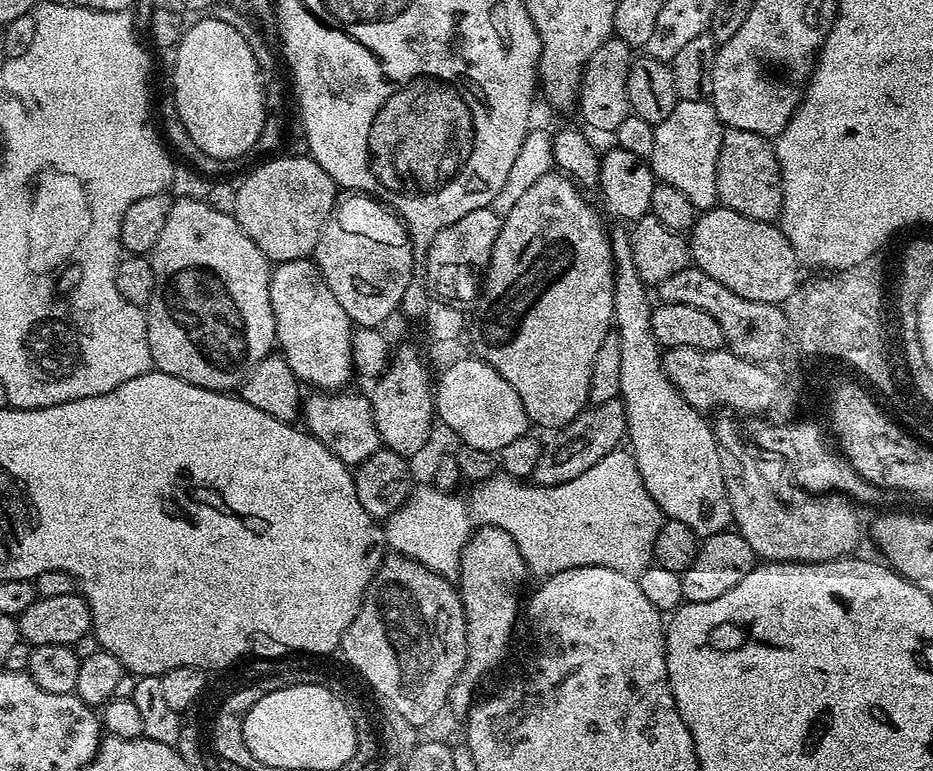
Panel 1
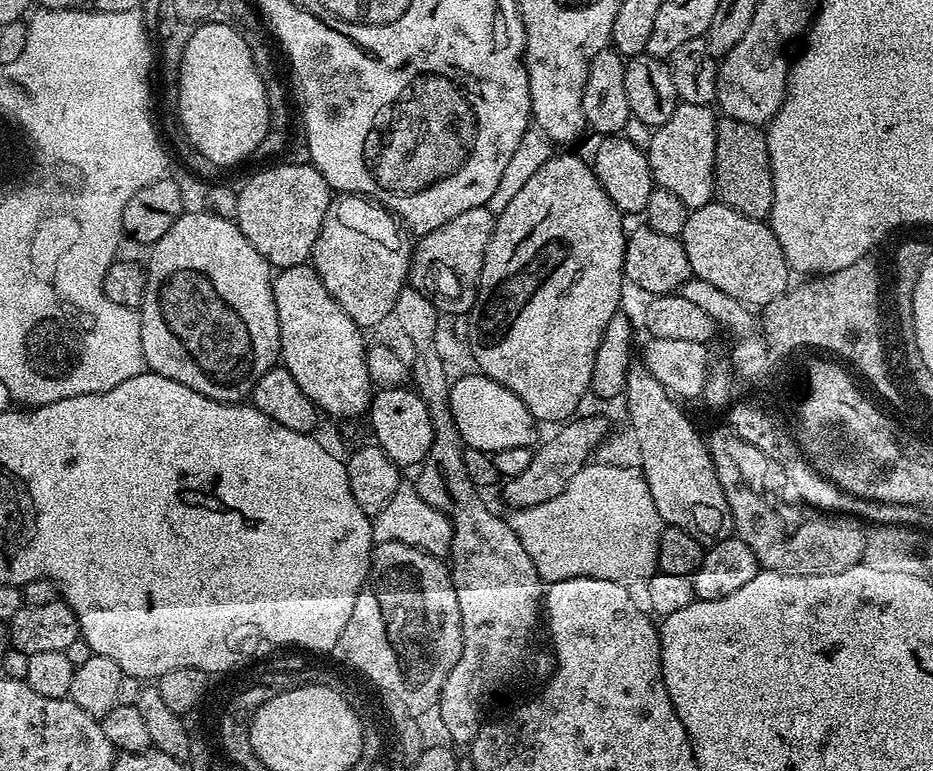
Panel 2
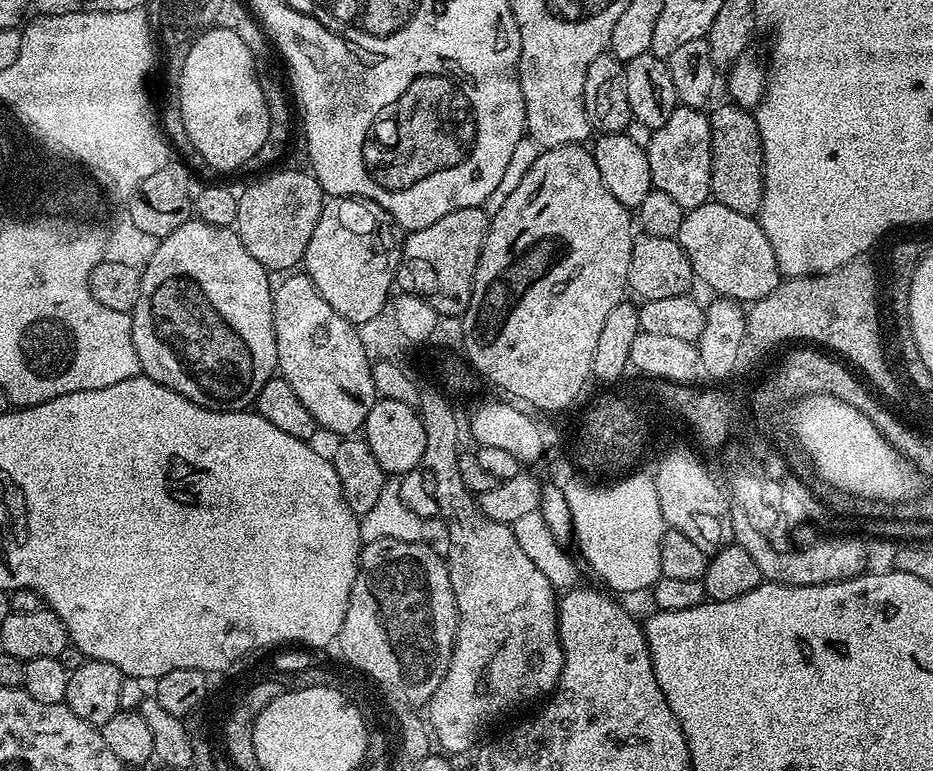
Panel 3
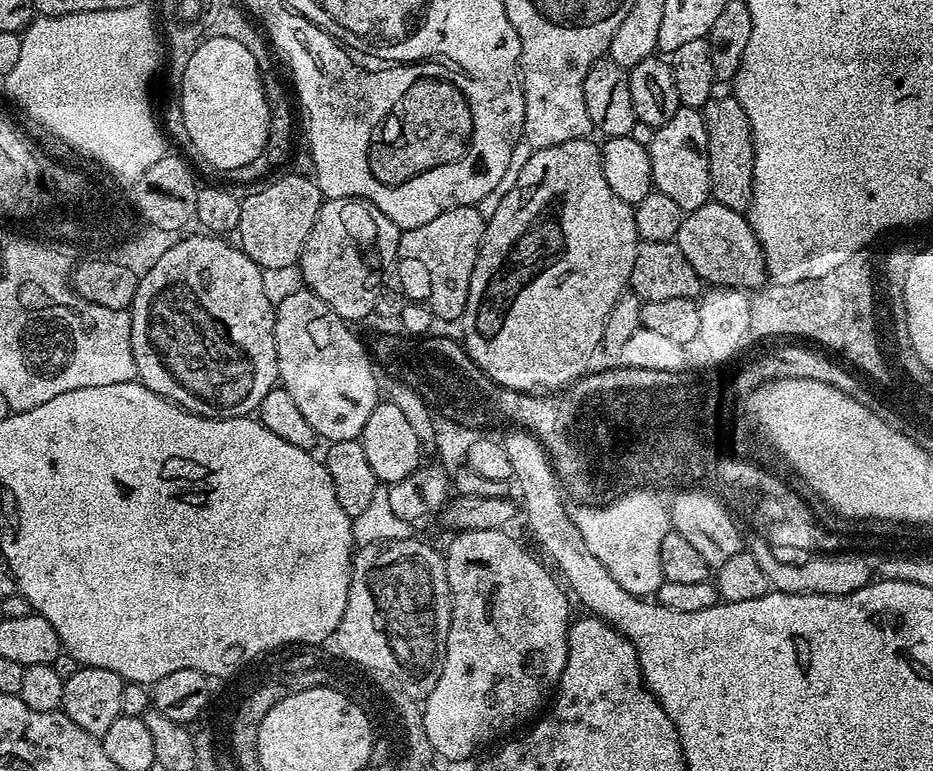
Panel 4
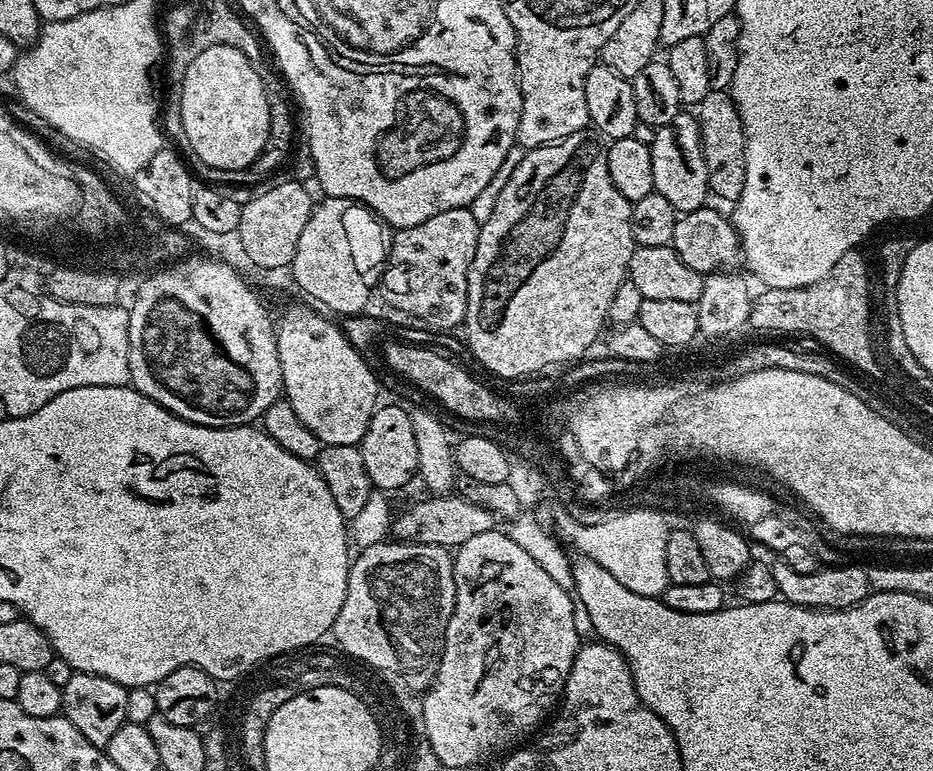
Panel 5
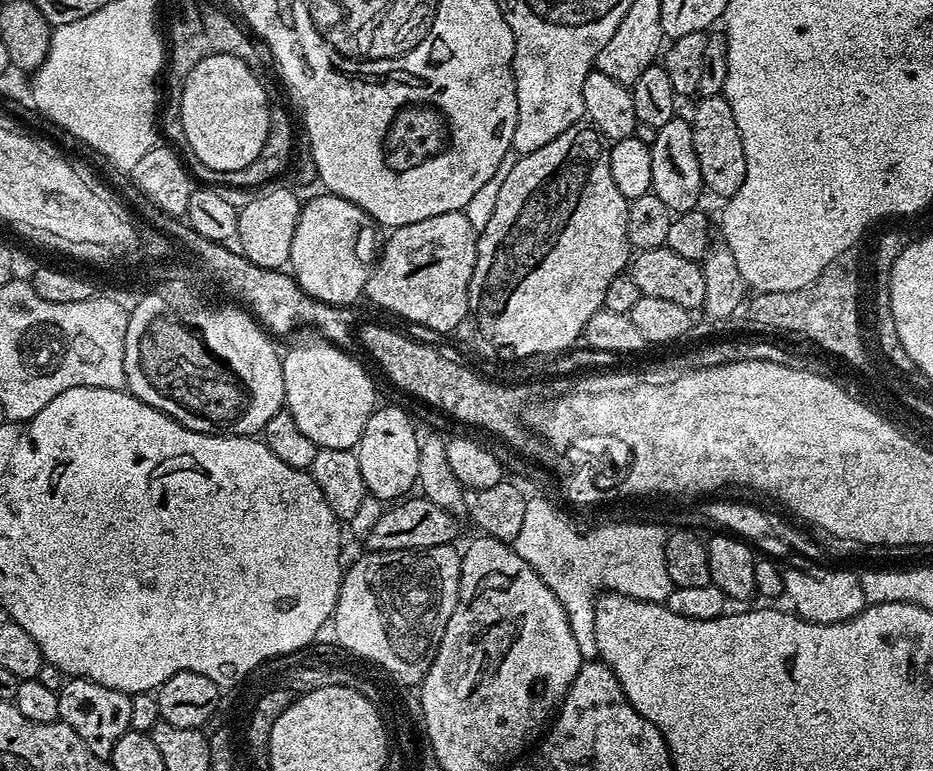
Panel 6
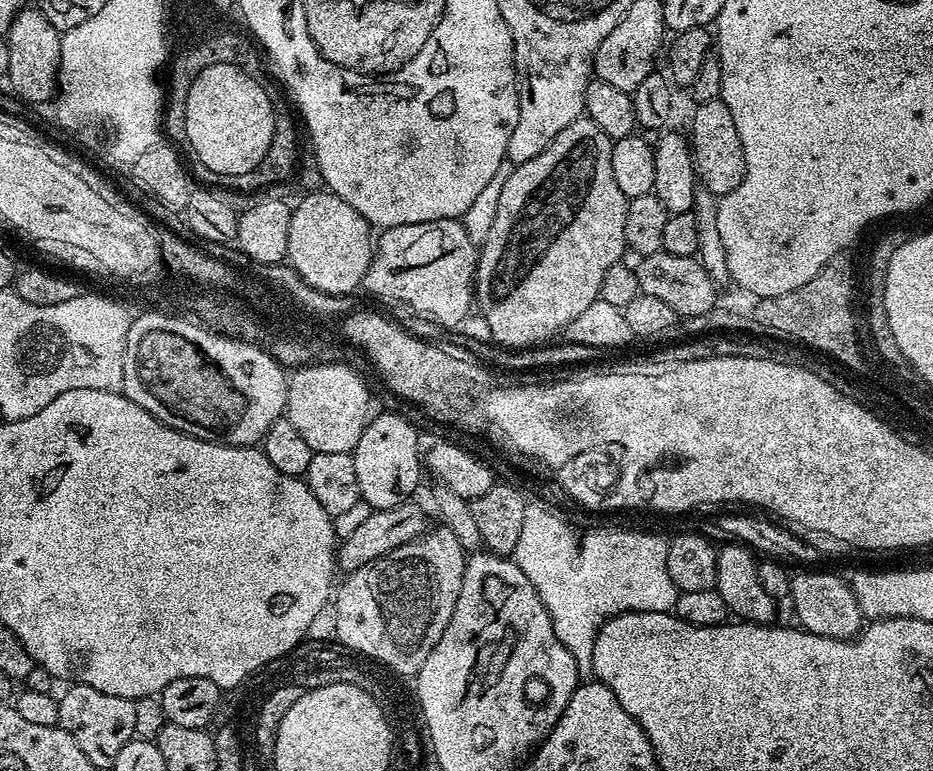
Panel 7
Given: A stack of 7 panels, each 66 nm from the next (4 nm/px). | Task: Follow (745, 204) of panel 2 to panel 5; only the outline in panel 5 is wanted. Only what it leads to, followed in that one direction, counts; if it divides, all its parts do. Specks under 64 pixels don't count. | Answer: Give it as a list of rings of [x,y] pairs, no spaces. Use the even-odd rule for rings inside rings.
[[[713,90],[702,98],[698,106],[698,119],[709,193],[720,200],[734,202],[742,194],[742,186],[746,186],[746,138],[742,118],[727,91]]]

